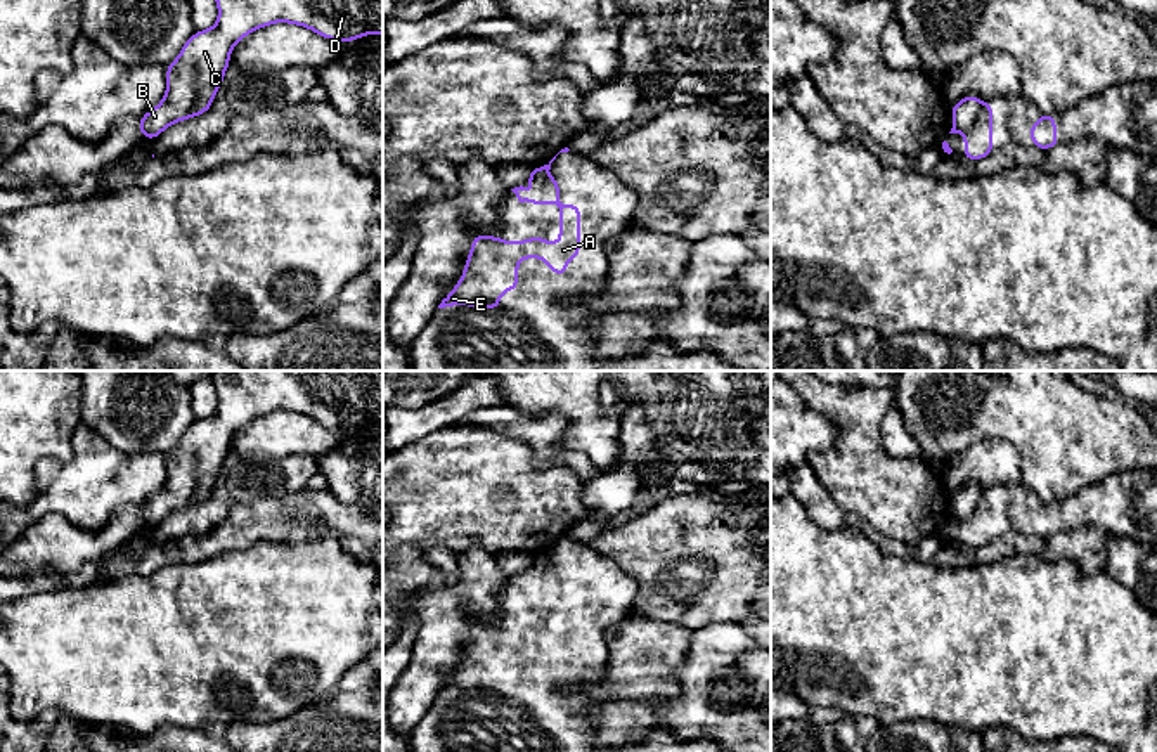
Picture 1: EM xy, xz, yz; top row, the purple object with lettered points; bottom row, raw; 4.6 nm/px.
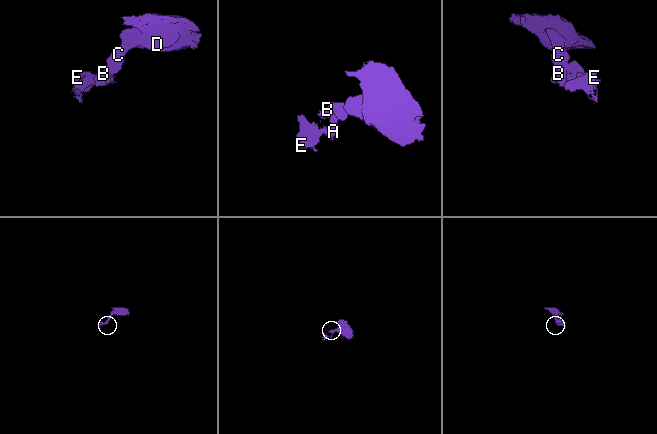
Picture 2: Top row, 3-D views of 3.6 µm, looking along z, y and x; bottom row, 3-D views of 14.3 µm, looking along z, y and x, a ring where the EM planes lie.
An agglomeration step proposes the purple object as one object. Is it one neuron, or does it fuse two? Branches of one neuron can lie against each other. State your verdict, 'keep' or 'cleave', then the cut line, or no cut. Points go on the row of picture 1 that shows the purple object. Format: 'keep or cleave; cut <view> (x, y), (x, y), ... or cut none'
cleave; cut yz (982, 104), (976, 122), (963, 132)

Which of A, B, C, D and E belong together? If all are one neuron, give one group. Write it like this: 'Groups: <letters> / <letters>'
Groups: A E / B C D

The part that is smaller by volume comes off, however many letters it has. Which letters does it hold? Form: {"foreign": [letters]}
{"foreign": ["A", "E"]}

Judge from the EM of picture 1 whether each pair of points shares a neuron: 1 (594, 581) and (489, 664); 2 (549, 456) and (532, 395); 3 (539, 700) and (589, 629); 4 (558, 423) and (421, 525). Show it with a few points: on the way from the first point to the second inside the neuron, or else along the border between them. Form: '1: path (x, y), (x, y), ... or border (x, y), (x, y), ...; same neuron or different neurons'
1: path (586, 614), (542, 659), (522, 662); same neuron
2: border (501, 402), (558, 413), (567, 421), (562, 449); different neurons
3: path (539, 683), (575, 647); same neuron
4: border (491, 428), (520, 437), (539, 466), (563, 466); different neurons

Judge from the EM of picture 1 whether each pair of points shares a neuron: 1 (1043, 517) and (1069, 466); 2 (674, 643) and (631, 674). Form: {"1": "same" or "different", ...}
{"1": "different", "2": "same"}

